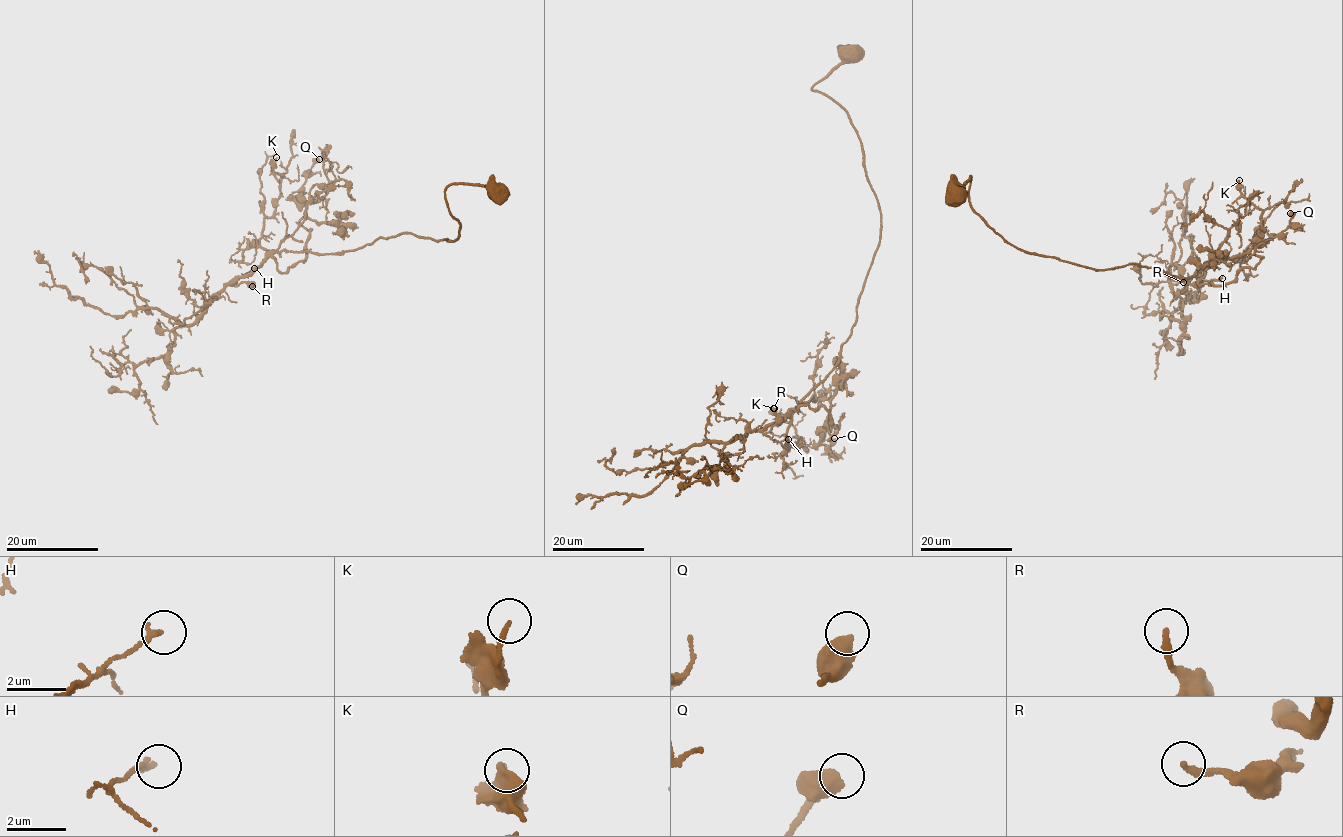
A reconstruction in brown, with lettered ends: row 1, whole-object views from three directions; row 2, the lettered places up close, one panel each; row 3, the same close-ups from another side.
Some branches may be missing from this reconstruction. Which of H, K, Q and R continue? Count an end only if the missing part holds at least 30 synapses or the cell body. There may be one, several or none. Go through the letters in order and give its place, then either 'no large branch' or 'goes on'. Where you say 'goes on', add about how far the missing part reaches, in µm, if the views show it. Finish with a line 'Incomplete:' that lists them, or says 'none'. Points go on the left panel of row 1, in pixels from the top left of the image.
H: (254, 268) | no large branch
K: (276, 157) | no large branch
Q: (319, 159) | no large branch
R: (252, 286) | no large branch
Incomplete: none

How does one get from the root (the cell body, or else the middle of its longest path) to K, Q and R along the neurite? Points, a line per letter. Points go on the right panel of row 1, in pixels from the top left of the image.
K: (957, 194), (970, 175), (971, 207), (1030, 253), (1186, 278), (1242, 255), (1264, 230), (1239, 180)
Q: (957, 194), (970, 175), (971, 207), (1030, 253), (1205, 264), (1209, 285), (1256, 268), (1290, 213)
R: (957, 194), (970, 175), (971, 207), (1030, 253), (1182, 278), (1207, 265), (1201, 283), (1183, 282)

